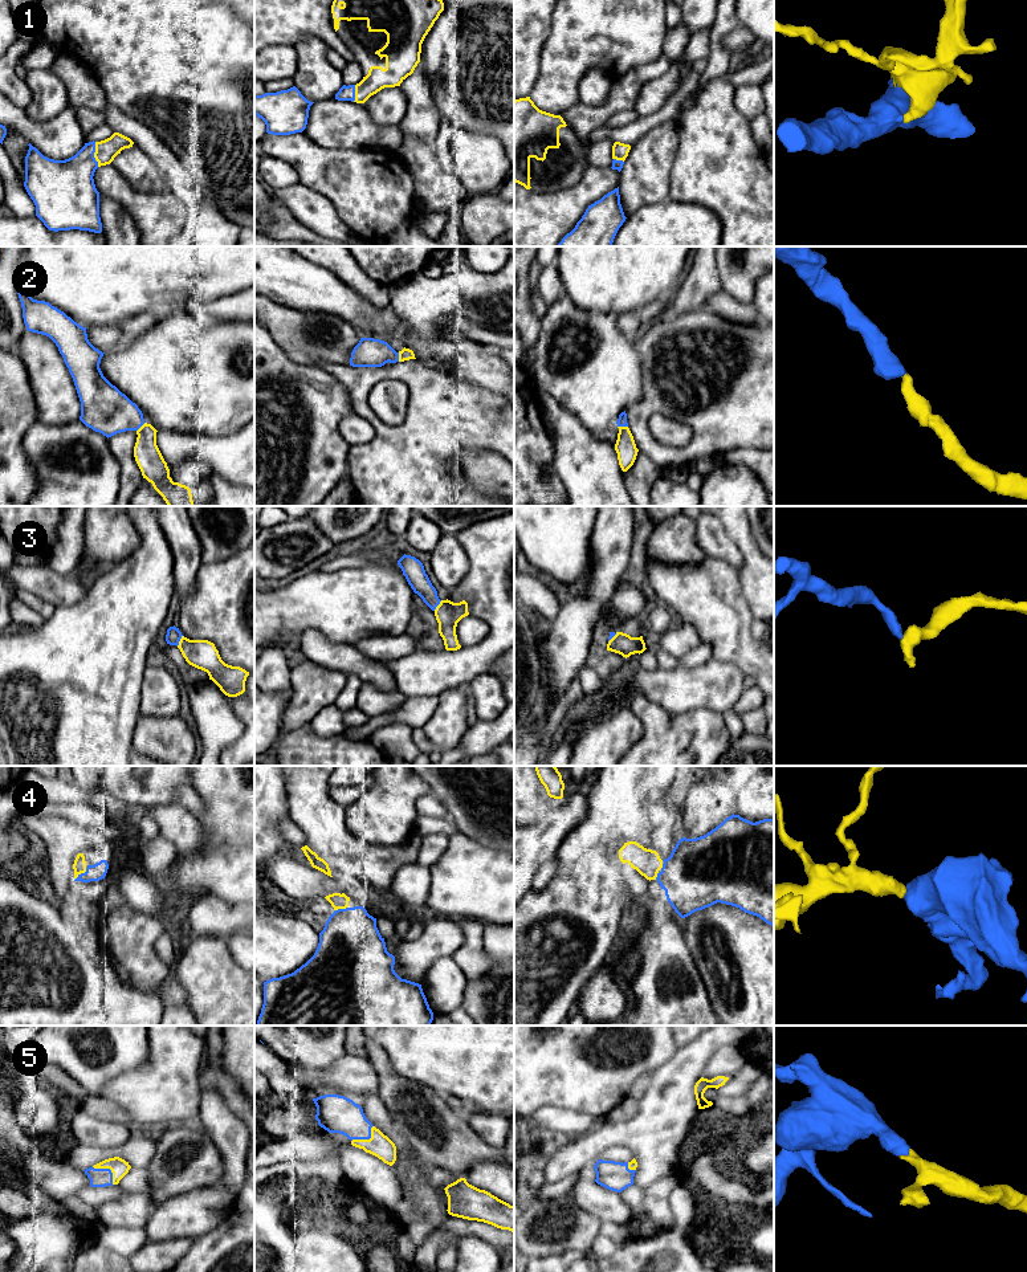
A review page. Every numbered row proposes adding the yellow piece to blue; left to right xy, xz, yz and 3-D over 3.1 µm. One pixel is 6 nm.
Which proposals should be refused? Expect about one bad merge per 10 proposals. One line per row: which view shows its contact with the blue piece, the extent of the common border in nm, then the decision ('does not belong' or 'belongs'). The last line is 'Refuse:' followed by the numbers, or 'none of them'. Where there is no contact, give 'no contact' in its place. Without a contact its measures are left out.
1: contact in xy; length 150 nm; belongs
2: contact in yz; length 60 nm; belongs
3: contact in xy; length 80 nm; belongs
4: contact in xy; length 100 nm; belongs
5: contact in xy; length 170 nm; belongs
Refuse: none of them

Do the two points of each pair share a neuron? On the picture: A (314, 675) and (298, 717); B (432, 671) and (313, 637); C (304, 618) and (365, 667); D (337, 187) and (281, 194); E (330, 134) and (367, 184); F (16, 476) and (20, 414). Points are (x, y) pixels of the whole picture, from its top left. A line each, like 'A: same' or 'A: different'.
A: same
B: different
C: different
D: different
E: different
F: same

